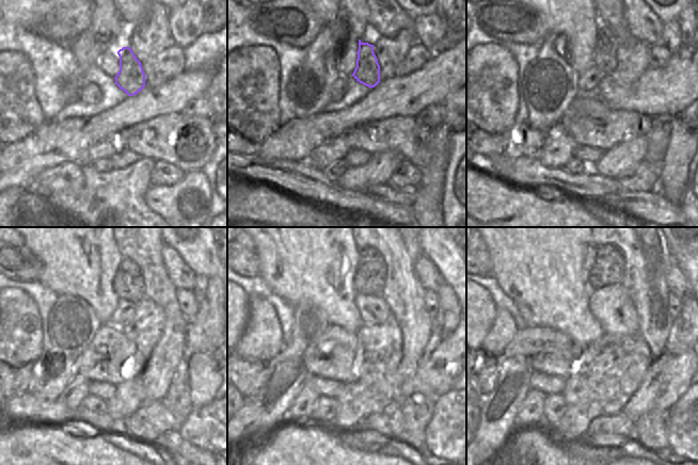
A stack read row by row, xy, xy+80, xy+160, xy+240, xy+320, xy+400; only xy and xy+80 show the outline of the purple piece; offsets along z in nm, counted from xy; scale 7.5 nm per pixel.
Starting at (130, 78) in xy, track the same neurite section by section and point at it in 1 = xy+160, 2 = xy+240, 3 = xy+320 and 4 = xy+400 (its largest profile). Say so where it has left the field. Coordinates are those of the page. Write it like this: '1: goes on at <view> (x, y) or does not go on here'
1: goes on at xy+160 (608, 37)
2: goes on at xy+240 (129, 282)
3: goes on at xy+320 (370, 277)
4: goes on at xy+400 (608, 268)

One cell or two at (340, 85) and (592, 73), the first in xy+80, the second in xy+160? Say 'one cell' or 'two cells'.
one cell

